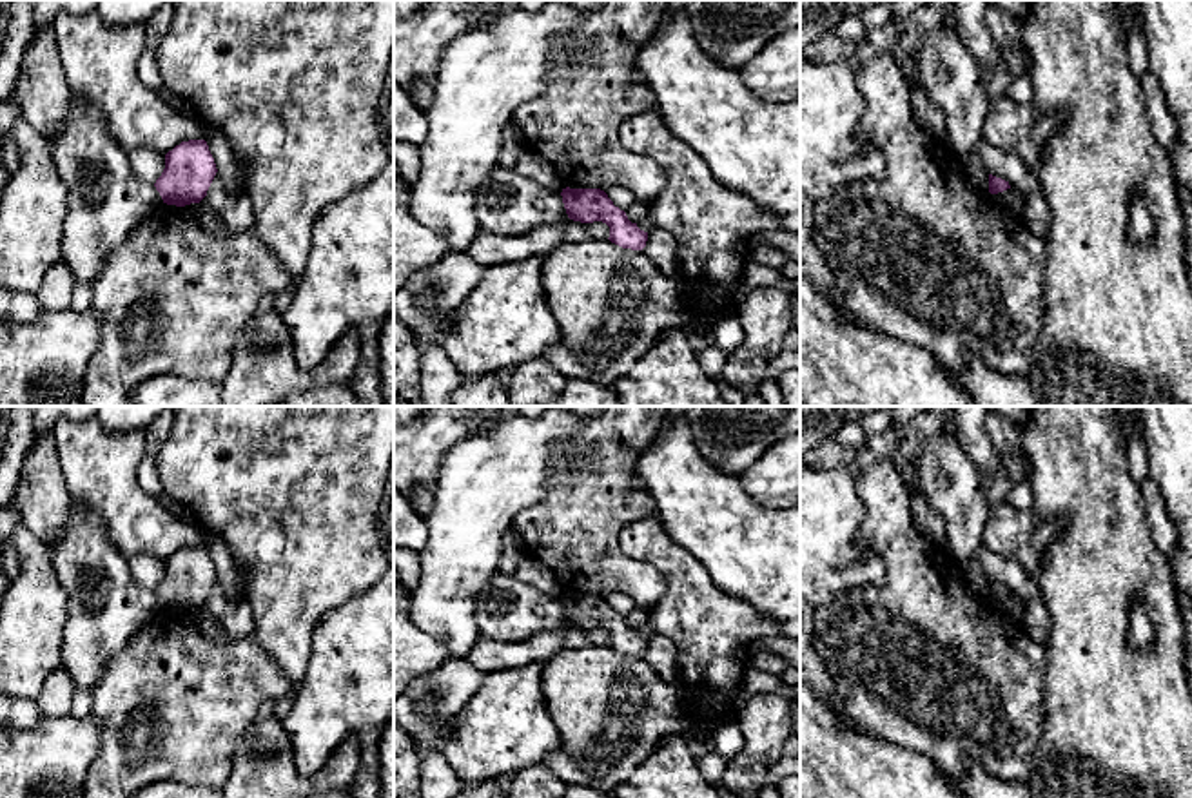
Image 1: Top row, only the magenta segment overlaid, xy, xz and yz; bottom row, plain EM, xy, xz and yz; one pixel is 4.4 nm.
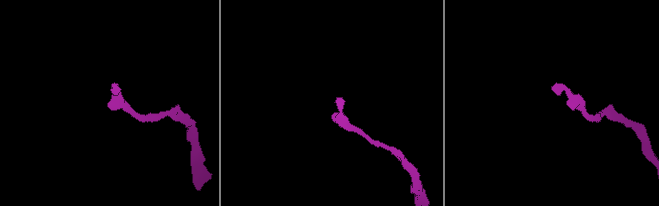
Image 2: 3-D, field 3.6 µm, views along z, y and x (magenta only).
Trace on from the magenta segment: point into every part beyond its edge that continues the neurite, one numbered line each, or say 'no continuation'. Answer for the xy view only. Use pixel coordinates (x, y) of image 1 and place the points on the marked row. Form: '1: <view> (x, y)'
no continuation

